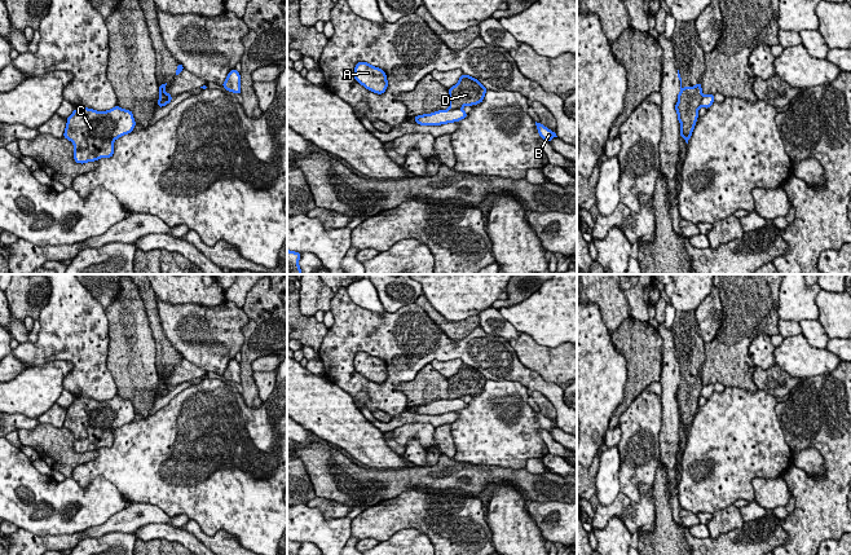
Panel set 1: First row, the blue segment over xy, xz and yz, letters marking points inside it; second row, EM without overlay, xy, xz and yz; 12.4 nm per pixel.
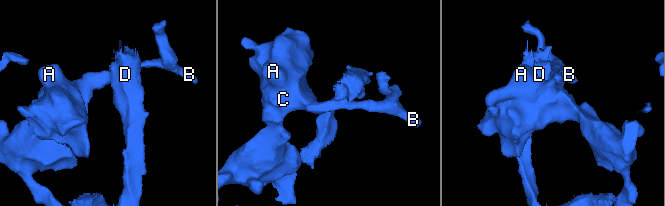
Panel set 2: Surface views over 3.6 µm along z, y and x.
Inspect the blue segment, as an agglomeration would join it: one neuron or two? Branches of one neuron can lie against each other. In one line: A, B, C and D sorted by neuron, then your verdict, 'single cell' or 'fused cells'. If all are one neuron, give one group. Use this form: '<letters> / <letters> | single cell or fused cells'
A B C / D | fused cells

